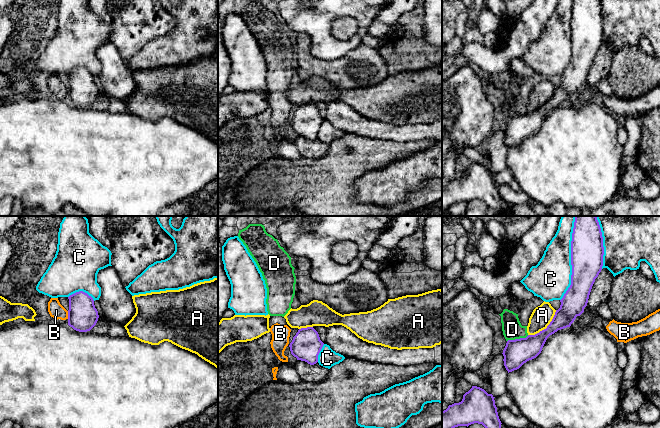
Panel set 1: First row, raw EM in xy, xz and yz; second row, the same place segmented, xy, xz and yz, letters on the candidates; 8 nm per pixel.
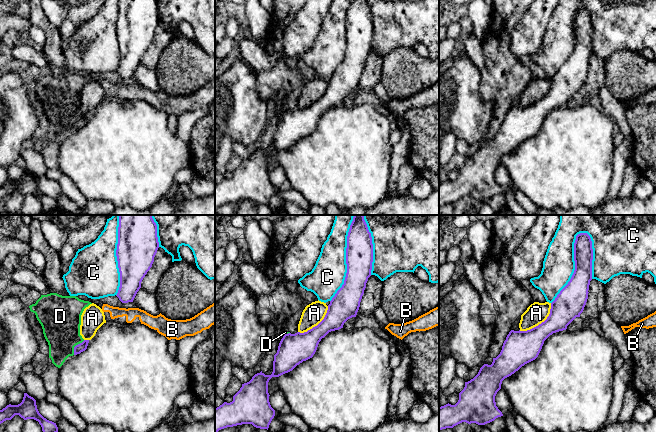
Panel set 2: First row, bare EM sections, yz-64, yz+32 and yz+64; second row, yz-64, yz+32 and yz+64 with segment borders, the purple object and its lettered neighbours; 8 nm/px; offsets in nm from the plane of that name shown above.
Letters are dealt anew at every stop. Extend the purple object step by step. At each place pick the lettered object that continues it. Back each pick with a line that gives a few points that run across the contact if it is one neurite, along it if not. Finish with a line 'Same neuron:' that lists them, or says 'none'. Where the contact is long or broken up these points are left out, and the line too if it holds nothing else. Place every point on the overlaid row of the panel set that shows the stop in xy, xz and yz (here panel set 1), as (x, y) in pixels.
Same neuron: none

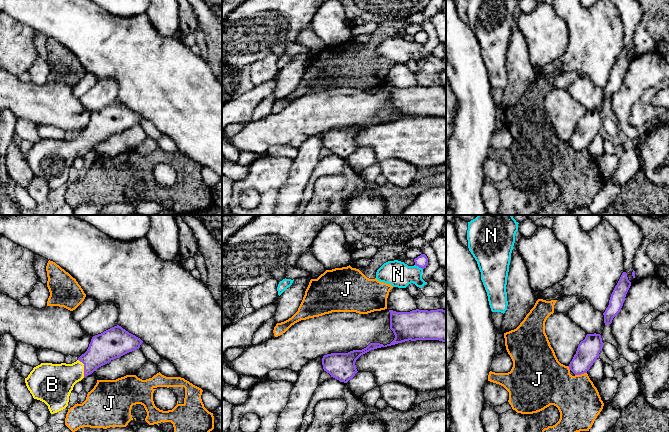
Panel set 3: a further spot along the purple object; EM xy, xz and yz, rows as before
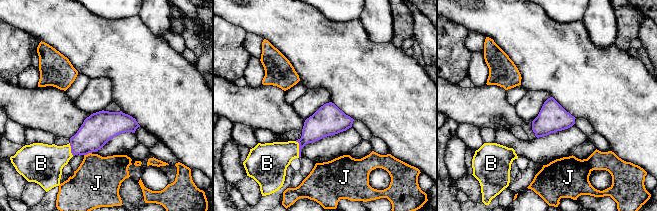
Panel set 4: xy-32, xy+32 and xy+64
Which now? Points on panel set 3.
B: line xy (104, 347), (84, 368), (56, 381)
Same neuron: B

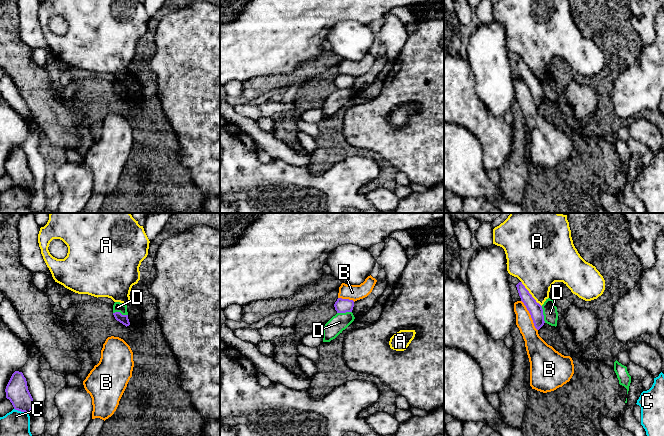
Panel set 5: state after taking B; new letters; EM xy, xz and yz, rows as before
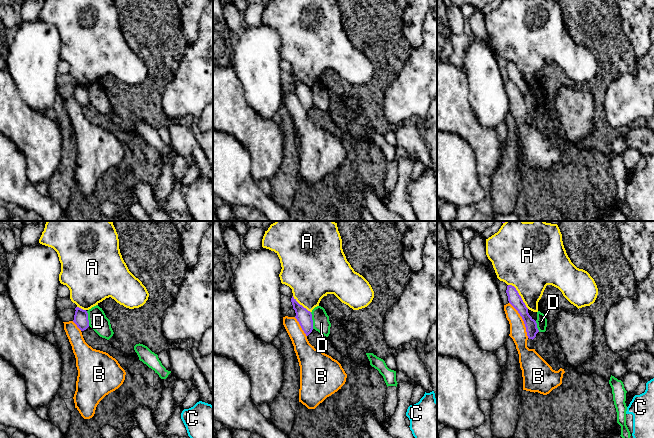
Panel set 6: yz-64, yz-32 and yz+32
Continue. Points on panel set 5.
Same neuron: none

